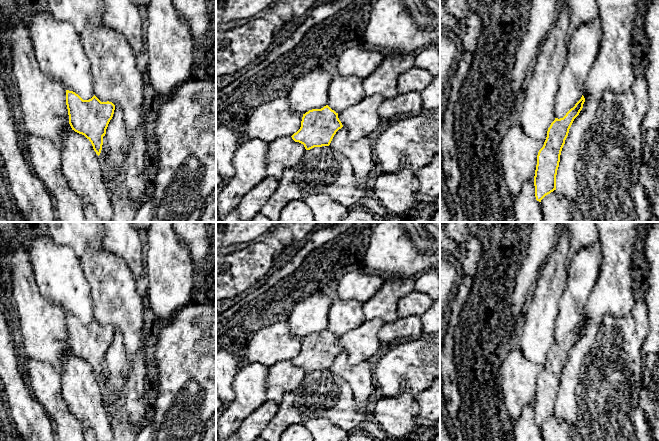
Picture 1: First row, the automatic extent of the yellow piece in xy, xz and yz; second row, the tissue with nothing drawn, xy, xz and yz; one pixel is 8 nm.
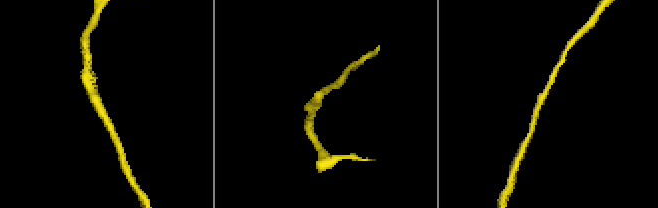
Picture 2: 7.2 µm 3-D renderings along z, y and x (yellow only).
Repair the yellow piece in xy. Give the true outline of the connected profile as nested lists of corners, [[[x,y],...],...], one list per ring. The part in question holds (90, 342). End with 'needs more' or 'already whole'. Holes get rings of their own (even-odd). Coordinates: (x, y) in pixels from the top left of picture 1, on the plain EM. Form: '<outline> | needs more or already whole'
[[[66,314],[66,329],[72,354],[84,359],[99,380],[115,329],[109,325],[101,326],[95,319],[89,324],[83,324],[78,318],[69,314]]] | already whole

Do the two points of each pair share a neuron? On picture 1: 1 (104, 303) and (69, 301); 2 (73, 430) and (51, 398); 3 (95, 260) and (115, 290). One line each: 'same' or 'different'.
1: different
2: same
3: same

